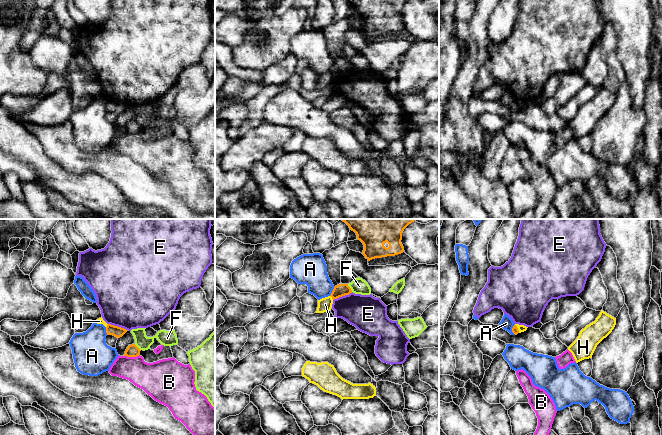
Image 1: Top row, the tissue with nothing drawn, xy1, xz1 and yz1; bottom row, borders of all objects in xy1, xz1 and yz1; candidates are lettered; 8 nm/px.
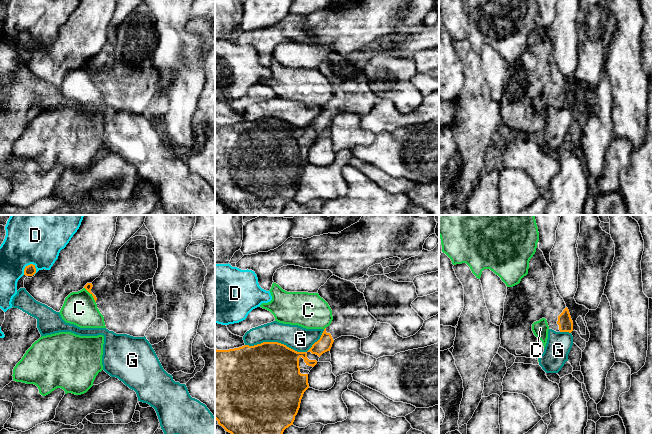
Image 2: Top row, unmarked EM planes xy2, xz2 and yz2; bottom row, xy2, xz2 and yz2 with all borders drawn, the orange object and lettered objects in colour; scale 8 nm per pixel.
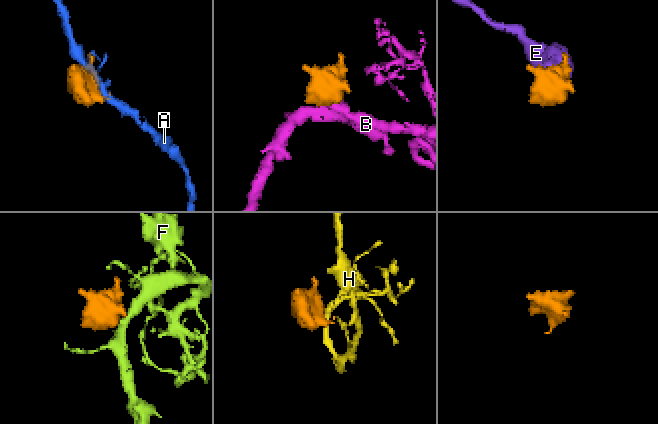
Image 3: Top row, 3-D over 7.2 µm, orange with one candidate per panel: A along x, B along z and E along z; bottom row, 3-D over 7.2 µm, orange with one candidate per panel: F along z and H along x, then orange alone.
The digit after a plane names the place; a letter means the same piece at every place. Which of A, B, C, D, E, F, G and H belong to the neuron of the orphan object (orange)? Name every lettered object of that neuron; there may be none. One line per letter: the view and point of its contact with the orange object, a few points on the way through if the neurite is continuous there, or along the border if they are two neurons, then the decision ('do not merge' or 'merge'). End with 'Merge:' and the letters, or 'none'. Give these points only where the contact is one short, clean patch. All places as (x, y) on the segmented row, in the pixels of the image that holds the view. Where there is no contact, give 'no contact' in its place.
A: xz1 (332, 291) | do not merge
B: xy1 (131, 356) | do not merge
C: xy2 (92, 295) | along xy2 (84, 287), (95, 302) | do not merge
D: xy2 (26, 266) | do not merge
E: xy1 (117, 326) | do not merge
F: xz1 (350, 288) | along xz1 (347, 284), (352, 291) | do not merge
G: xz2 (286, 346) | do not merge
H: xz1 (331, 296) | along xz1 (330, 295), (333, 299) | do not merge
Merge: none

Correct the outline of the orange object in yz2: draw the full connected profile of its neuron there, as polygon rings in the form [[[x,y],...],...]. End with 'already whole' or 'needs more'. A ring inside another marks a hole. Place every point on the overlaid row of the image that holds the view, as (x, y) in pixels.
[[[537,243],[536,252],[529,261],[528,274],[521,279],[519,284],[507,287],[504,316],[500,325],[500,347],[515,357],[538,360],[544,352],[544,346],[542,341],[534,335],[532,324],[542,318],[547,320],[549,329],[556,332],[571,333],[573,331],[573,321],[569,310],[556,288],[553,271]]]; needs more

